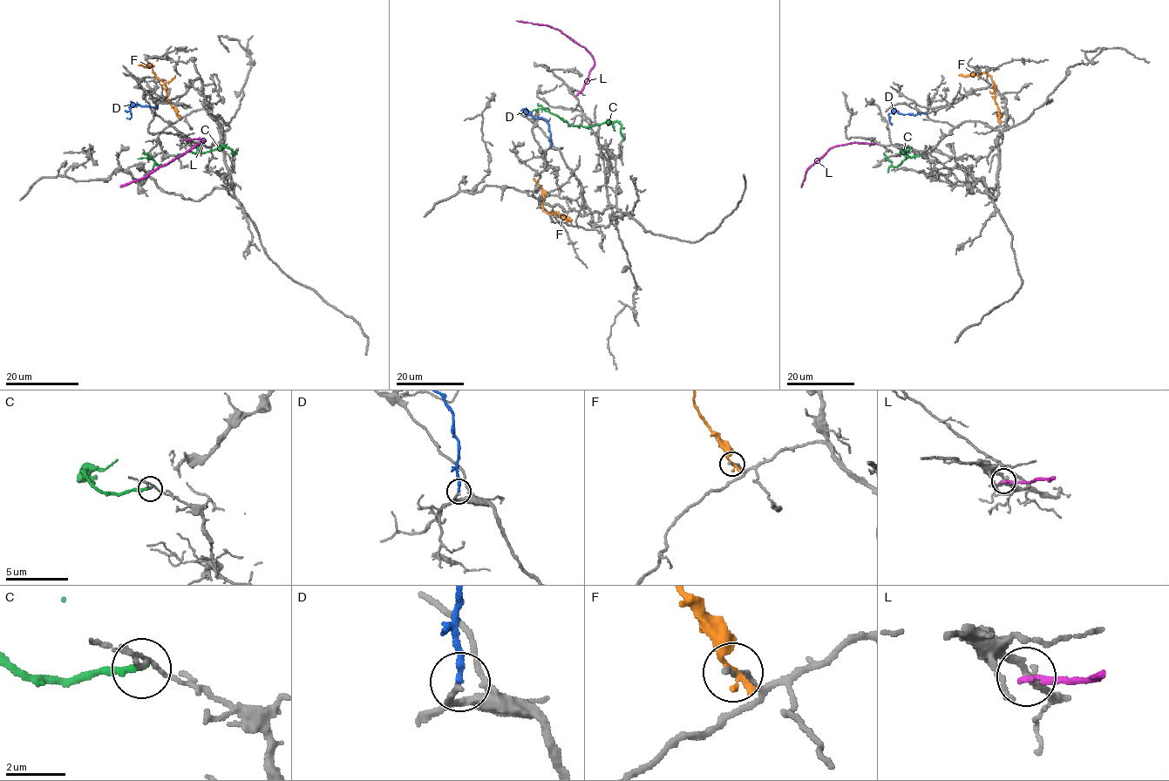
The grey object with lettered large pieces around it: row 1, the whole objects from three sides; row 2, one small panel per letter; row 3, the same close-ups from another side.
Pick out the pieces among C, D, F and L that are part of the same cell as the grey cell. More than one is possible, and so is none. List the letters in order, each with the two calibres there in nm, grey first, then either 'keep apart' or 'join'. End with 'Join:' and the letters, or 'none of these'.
C: 120 nm thick on the grey side, 240 nm on the other; keep apart
D: 200 nm thick on the grey side, 200 nm on the other; join
F: 150 nm thick on the grey side, 280 nm on the other; keep apart
L: 260 nm thick on the grey side, 190 nm on the other; keep apart
Join: D

